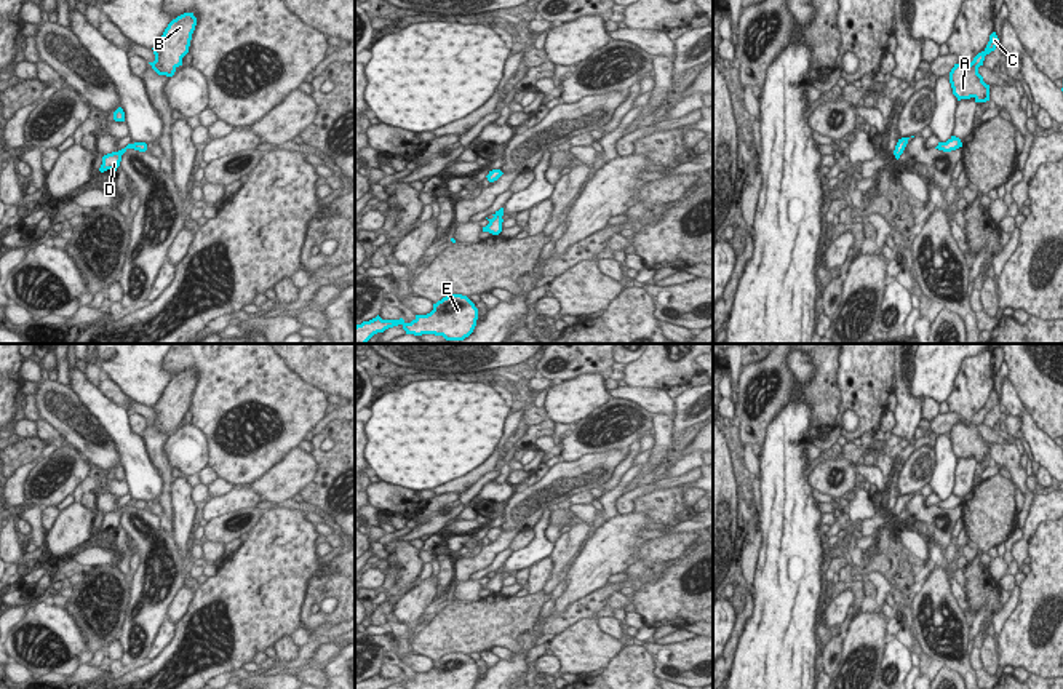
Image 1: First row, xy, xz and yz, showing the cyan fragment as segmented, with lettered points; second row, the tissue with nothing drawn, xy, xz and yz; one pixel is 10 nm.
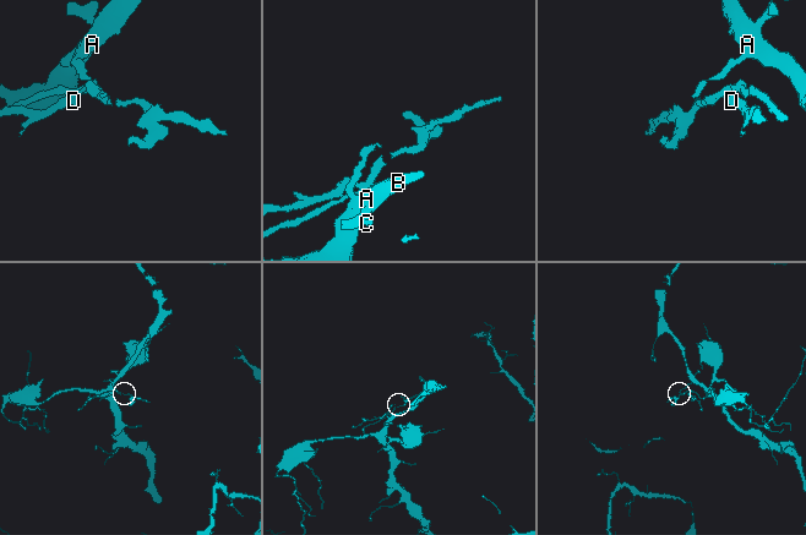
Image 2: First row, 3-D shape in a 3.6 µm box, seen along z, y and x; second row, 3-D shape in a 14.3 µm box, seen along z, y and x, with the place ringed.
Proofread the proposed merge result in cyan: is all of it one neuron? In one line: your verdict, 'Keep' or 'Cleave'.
Cleave

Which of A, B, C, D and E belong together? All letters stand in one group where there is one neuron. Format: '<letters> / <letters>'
A B C E / D

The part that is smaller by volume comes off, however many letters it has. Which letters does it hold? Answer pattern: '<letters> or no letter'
D

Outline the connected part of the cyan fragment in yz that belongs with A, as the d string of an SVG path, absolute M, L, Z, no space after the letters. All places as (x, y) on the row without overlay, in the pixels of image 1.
M993 390L986 406L978 411L969 424L962 420L954 422L950 430L950 441L957 459L970 456L973 456L975 460L989 459L989 443L983 440L978 425L983 424L985 414L994 409L997 403L999 396L996 390Z

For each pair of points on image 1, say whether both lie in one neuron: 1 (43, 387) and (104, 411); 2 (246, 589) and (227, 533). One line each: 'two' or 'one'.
1: two
2: two

